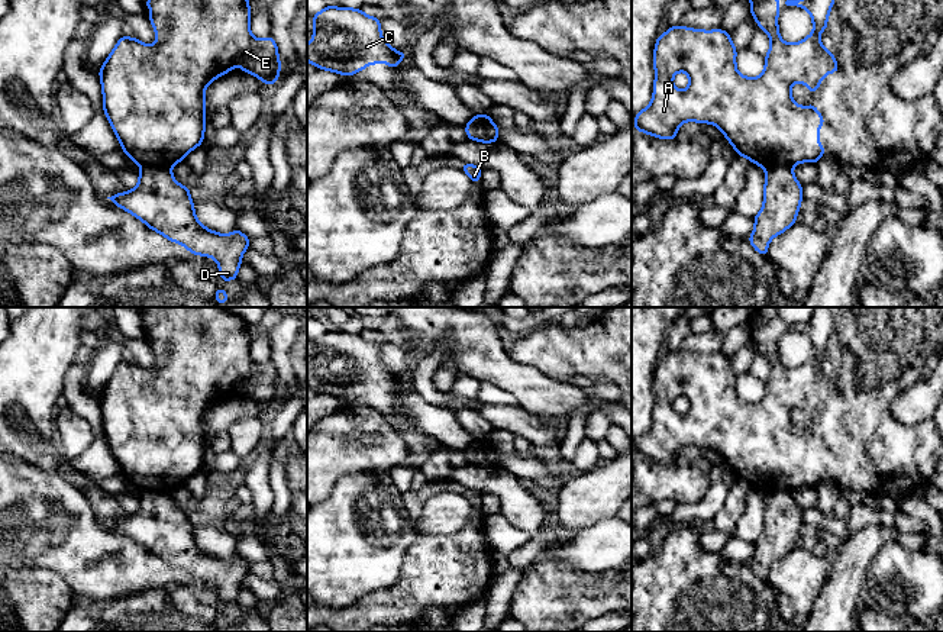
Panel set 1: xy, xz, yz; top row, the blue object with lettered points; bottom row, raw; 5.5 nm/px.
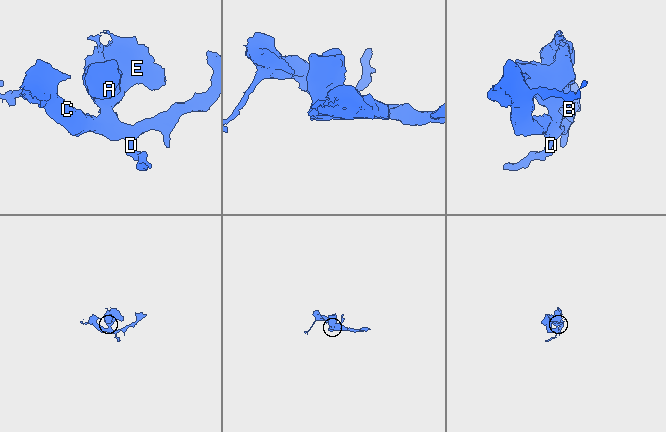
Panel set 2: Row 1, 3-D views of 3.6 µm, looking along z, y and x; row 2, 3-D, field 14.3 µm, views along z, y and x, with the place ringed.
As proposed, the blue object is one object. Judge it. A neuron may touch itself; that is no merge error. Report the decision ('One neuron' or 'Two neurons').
Two neurons

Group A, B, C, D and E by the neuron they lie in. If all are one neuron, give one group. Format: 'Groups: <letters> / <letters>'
Groups: A B E / C D

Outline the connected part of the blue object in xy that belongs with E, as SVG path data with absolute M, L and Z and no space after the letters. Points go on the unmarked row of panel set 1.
M177 307L167 317L154 317L143 330L151 332L156 367L145 370L125 359L119 364L99 396L103 435L133 487L171 493L204 465L206 412L238 388L274 410L280 403L280 380L272 361L252 361L249 323L223 307Z

